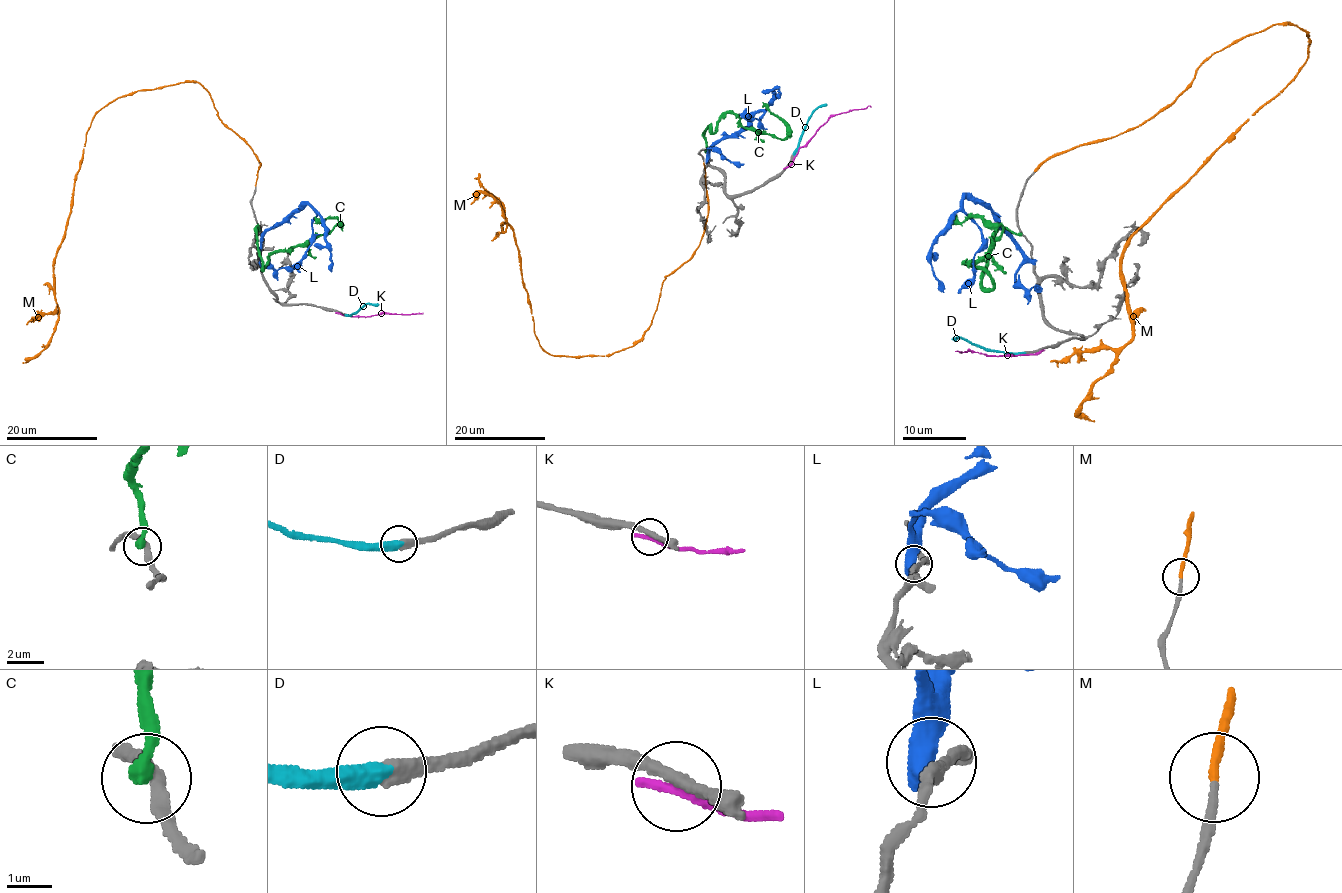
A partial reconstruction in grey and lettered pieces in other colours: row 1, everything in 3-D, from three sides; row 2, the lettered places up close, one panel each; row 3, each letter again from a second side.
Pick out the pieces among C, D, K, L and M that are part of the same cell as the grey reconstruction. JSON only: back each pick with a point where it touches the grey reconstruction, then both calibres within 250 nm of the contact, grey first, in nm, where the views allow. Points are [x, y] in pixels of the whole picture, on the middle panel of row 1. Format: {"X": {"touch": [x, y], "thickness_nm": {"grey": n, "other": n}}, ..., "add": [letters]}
{"D": {"touch": [793, 154], "thickness_nm": {"grey": 480, "other": 480}}, "M": {"touch": [703, 162], "thickness_nm": {"grey": 170, "other": 240}}, "add": ["D", "M"]}

